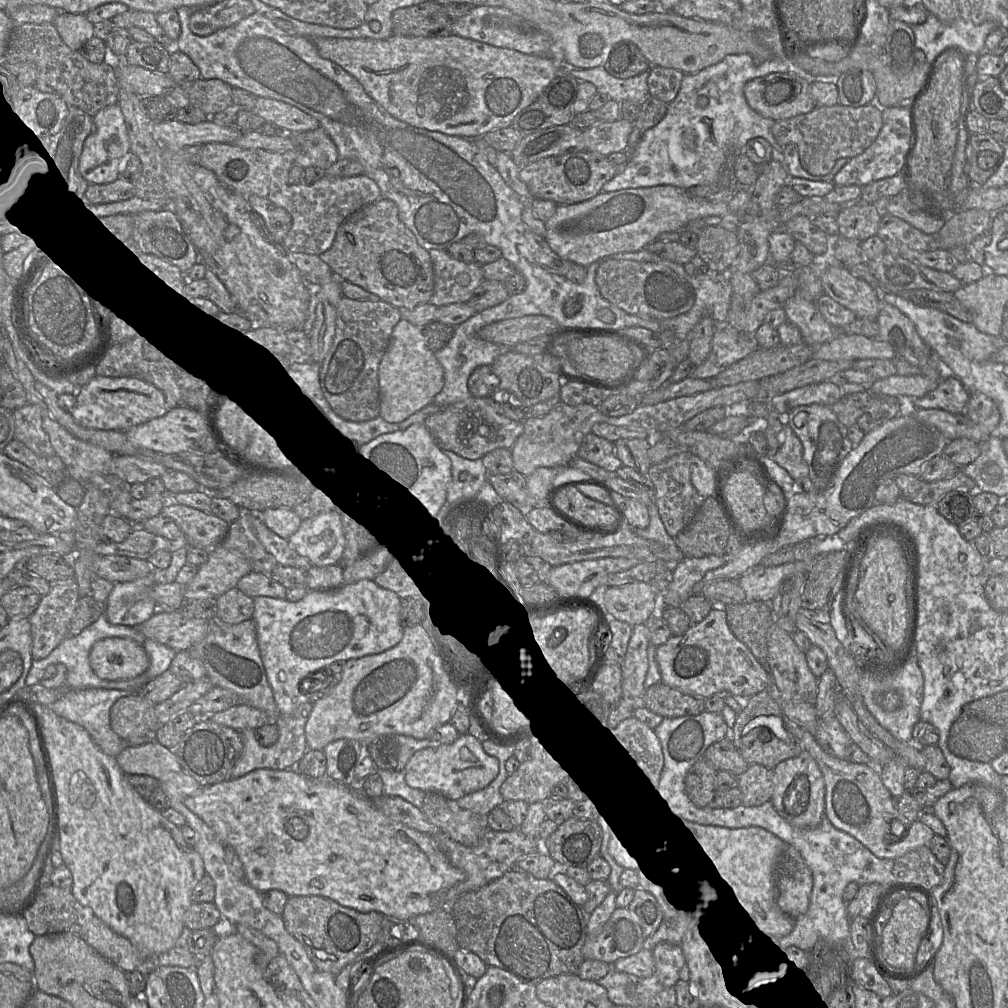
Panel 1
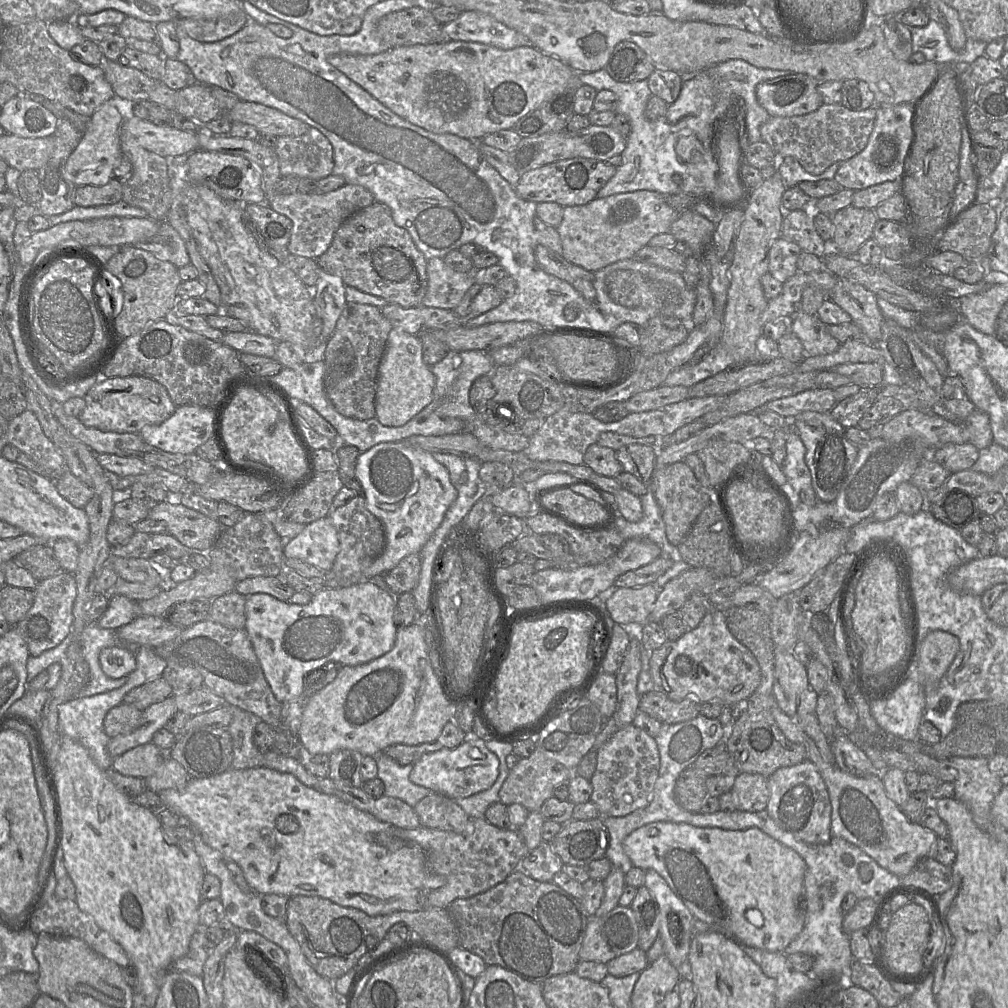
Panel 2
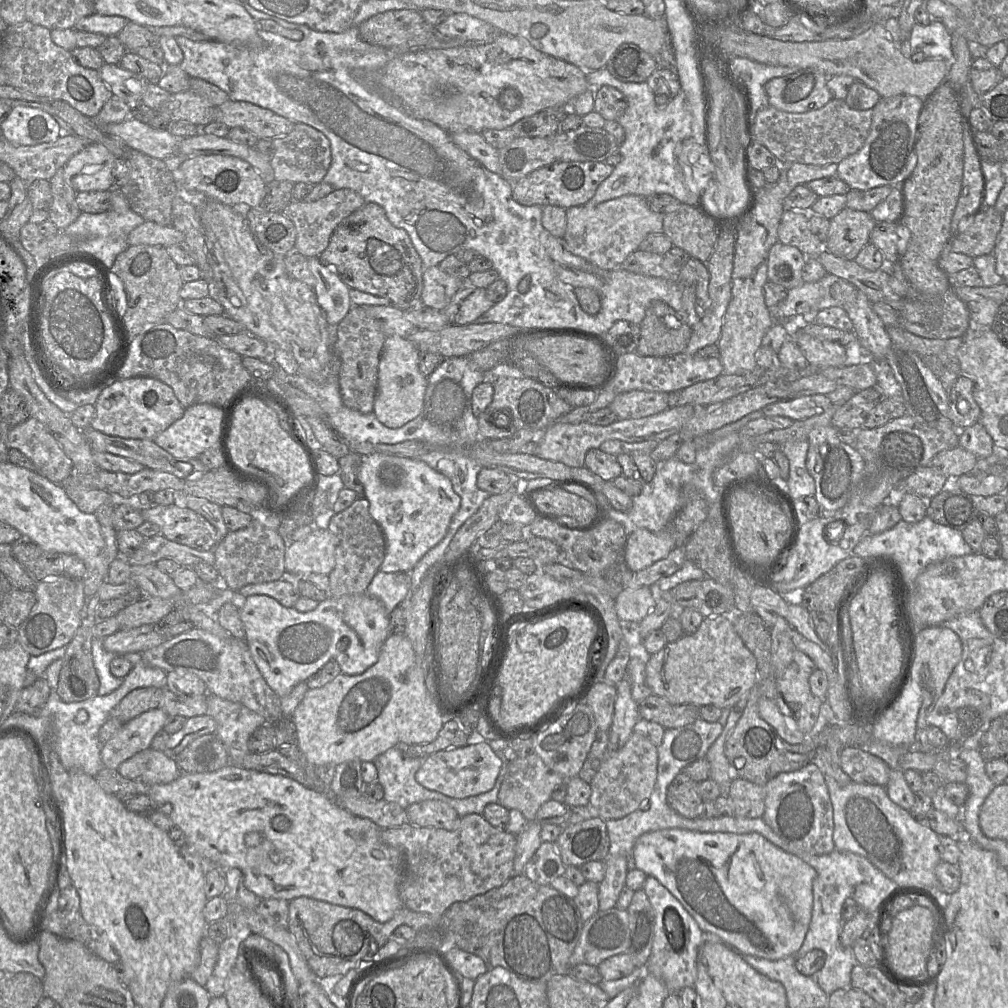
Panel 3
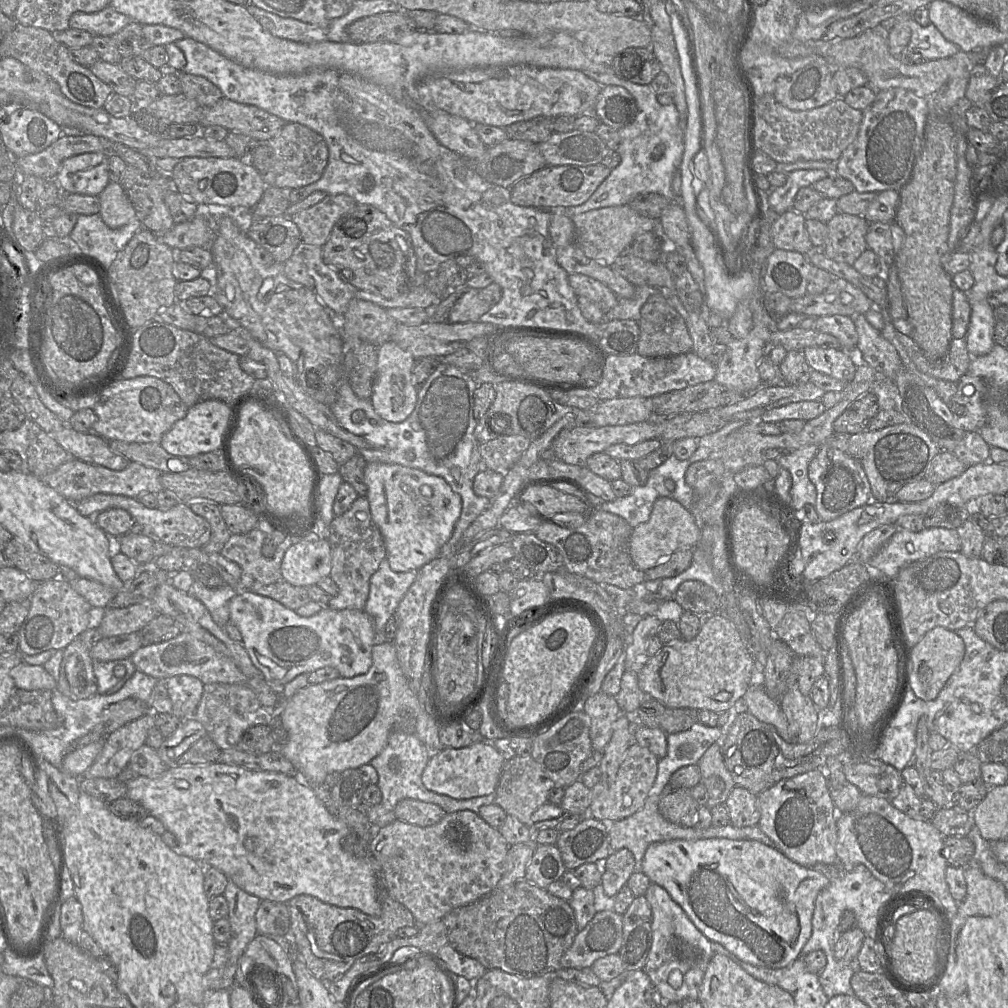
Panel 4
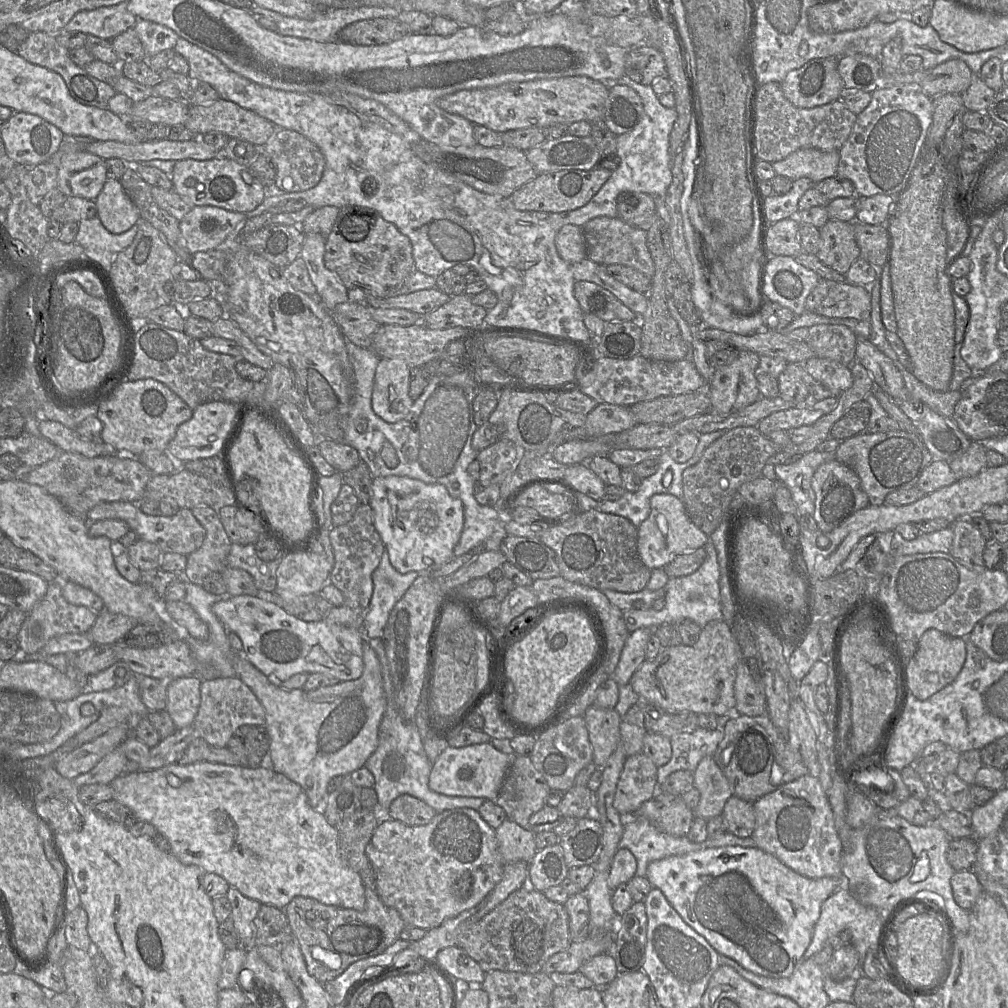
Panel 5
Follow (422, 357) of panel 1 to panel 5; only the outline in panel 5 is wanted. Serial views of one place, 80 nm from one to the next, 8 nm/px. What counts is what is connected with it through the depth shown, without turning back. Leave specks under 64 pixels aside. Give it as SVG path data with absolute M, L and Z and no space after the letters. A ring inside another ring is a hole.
M380 358L374 377L372 407L388 423L406 418L412 408L410 372L411 367L402 358Z

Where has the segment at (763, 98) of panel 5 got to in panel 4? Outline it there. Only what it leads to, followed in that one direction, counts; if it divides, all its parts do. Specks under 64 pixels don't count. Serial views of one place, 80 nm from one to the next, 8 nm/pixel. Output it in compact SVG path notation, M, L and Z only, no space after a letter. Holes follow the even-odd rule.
M773 95L757 99L755 106L755 144L777 163L799 160L836 162L856 139L863 111L845 103L844 97L811 110L795 111L780 104Z

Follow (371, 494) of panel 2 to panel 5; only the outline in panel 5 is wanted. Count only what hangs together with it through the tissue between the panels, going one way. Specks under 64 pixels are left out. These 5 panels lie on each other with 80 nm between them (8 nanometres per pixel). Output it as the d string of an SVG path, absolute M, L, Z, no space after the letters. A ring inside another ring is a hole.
M385 476L372 480L370 506L374 525L389 554L392 566L401 574L430 572L454 558L454 548L464 525L464 507L442 484L427 484L407 476Z

